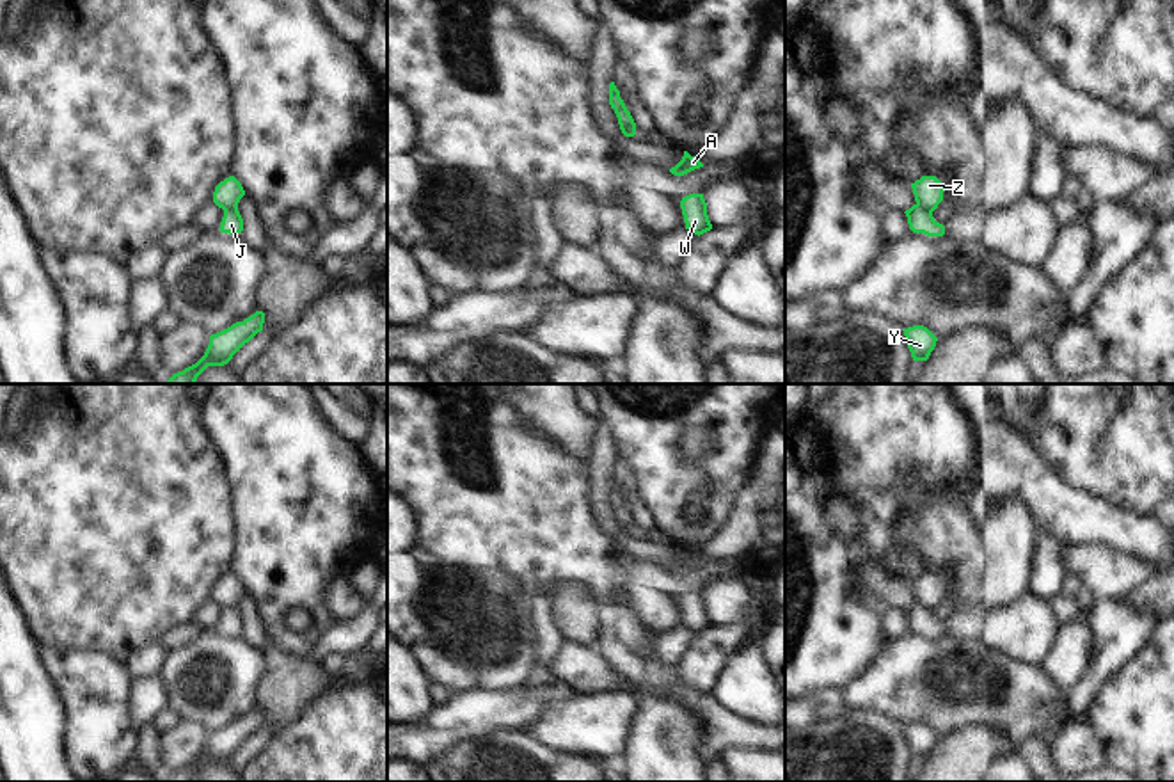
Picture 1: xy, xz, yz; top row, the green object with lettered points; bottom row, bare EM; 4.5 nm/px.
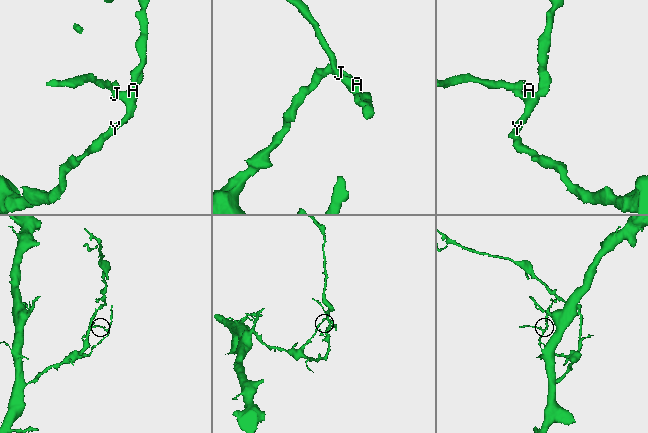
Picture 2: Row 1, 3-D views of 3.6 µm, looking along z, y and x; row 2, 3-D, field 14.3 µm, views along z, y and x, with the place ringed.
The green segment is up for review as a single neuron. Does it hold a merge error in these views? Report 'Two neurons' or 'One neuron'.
Two neurons

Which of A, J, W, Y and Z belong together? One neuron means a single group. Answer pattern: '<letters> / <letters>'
A J W Y / Z

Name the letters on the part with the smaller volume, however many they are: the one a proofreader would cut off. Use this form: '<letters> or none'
Z

